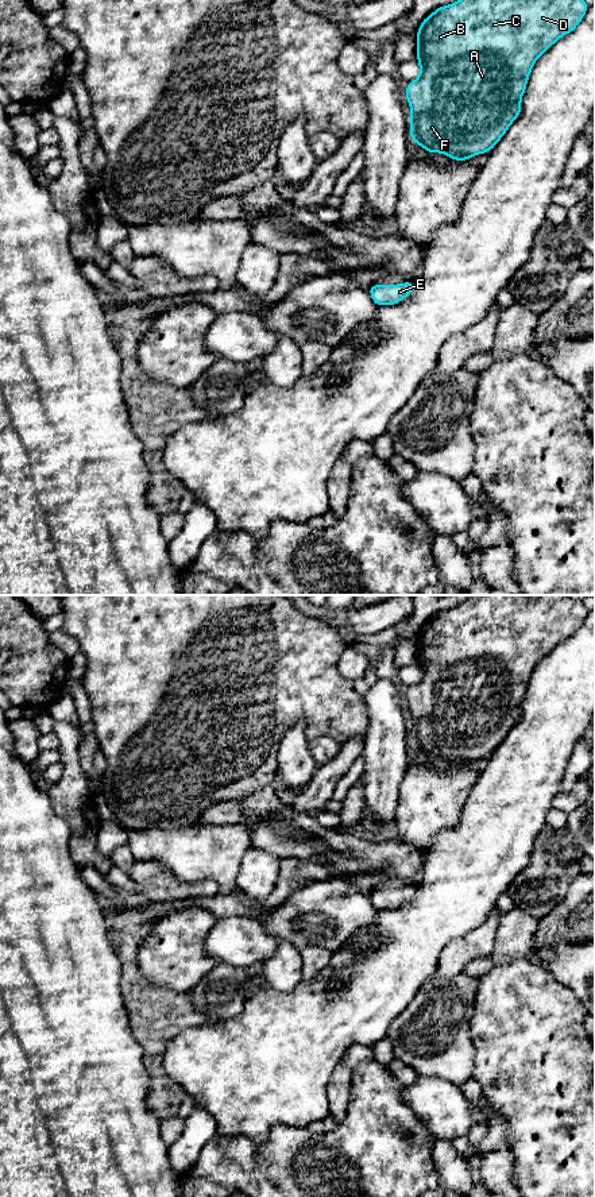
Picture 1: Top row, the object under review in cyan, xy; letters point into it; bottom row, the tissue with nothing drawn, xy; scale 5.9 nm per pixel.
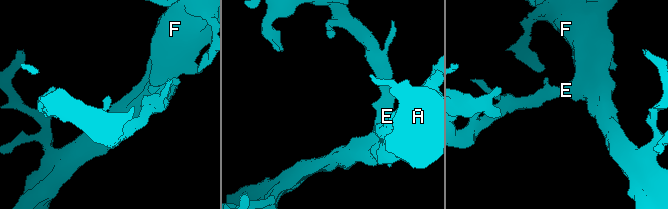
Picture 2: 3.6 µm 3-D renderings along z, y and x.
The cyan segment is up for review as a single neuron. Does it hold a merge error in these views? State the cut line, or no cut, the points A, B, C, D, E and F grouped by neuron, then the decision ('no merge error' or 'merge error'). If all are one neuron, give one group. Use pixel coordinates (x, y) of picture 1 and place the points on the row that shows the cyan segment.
cut none; groups A B C D E F; no merge error

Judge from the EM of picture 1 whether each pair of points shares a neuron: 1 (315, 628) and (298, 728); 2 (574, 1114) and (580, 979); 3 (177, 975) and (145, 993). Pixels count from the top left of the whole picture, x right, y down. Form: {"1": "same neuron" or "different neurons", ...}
{"1": "different neurons", "2": "different neurons", "3": "different neurons"}

